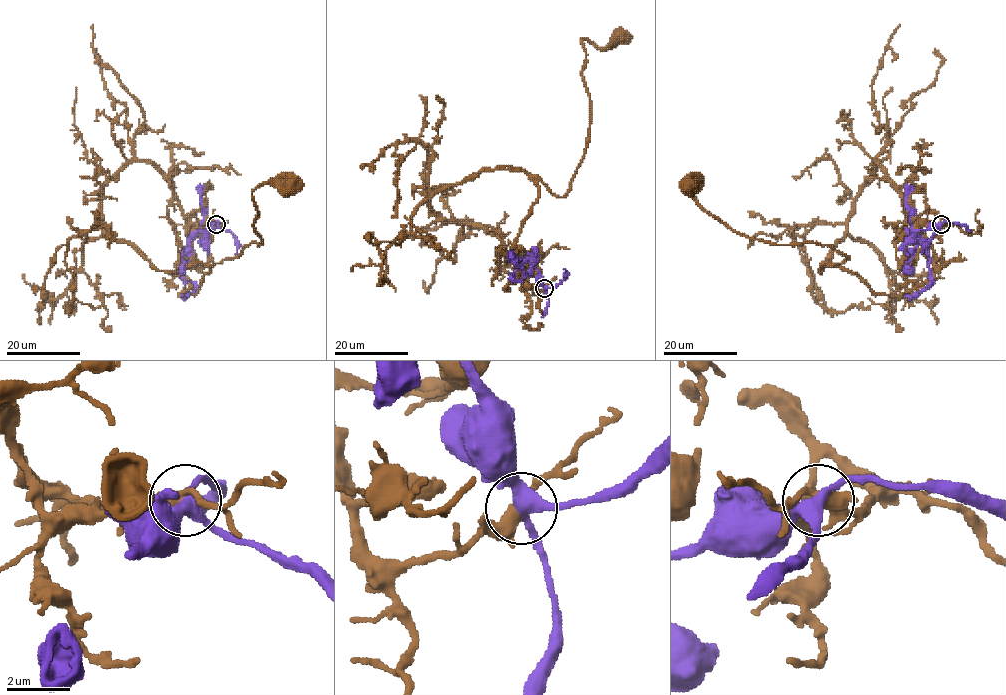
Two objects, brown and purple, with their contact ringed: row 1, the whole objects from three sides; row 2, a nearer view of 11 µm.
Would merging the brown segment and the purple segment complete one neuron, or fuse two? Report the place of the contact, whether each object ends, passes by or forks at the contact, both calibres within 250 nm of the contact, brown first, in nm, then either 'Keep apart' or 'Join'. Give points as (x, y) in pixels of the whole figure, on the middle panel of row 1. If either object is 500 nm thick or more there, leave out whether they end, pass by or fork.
Place: (544, 288). At the ring brown passes by. At the ring purple forks. Thickness 360 nm (brown) against 360 nm. Keep apart

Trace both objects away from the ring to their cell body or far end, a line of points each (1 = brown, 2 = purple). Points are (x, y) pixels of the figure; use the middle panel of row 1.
1: (543, 288), (519, 262), (509, 281), (513, 242), (536, 181), (563, 196), (583, 155), (580, 40), (622, 36)
2: (544, 288), (543, 278), (529, 259), (511, 277), (520, 281), (524, 271), (510, 253)

